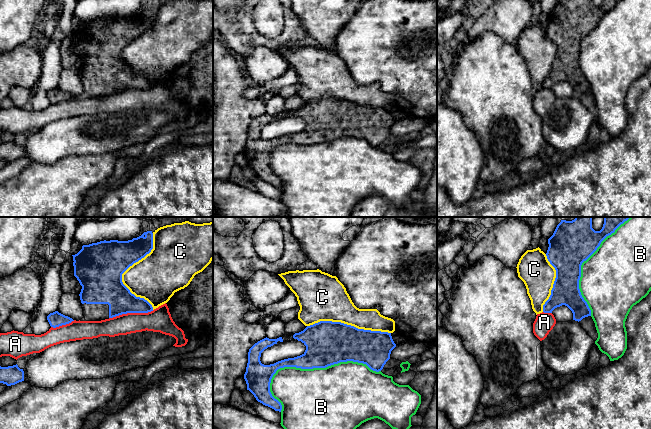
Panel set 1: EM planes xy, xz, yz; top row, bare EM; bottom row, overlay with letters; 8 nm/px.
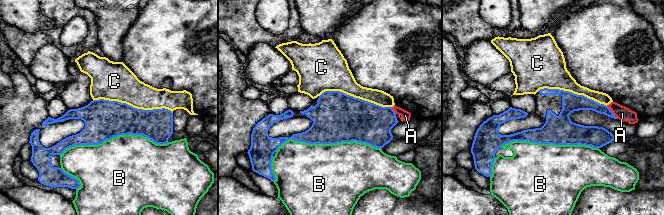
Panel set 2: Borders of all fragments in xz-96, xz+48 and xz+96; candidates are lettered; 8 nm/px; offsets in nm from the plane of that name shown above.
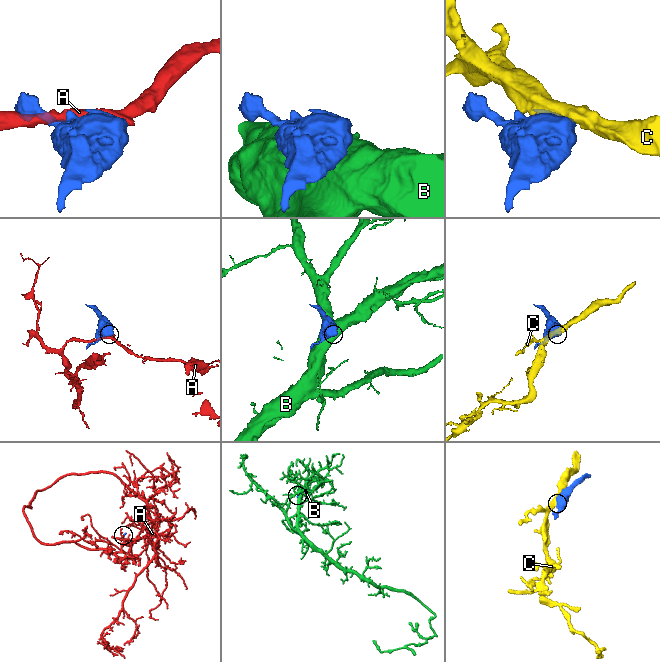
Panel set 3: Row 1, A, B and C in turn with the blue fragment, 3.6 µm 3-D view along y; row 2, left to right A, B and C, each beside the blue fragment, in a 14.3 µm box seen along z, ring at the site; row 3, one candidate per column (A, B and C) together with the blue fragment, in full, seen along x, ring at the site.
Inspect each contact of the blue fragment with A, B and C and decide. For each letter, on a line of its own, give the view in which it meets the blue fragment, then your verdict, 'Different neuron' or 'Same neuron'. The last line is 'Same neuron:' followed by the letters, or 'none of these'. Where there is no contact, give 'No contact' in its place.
A: Touches blue in xy. Different neuron
B: Touches blue in xz. Different neuron
C: Touches blue in xy. Different neuron
Same neuron: none of these

